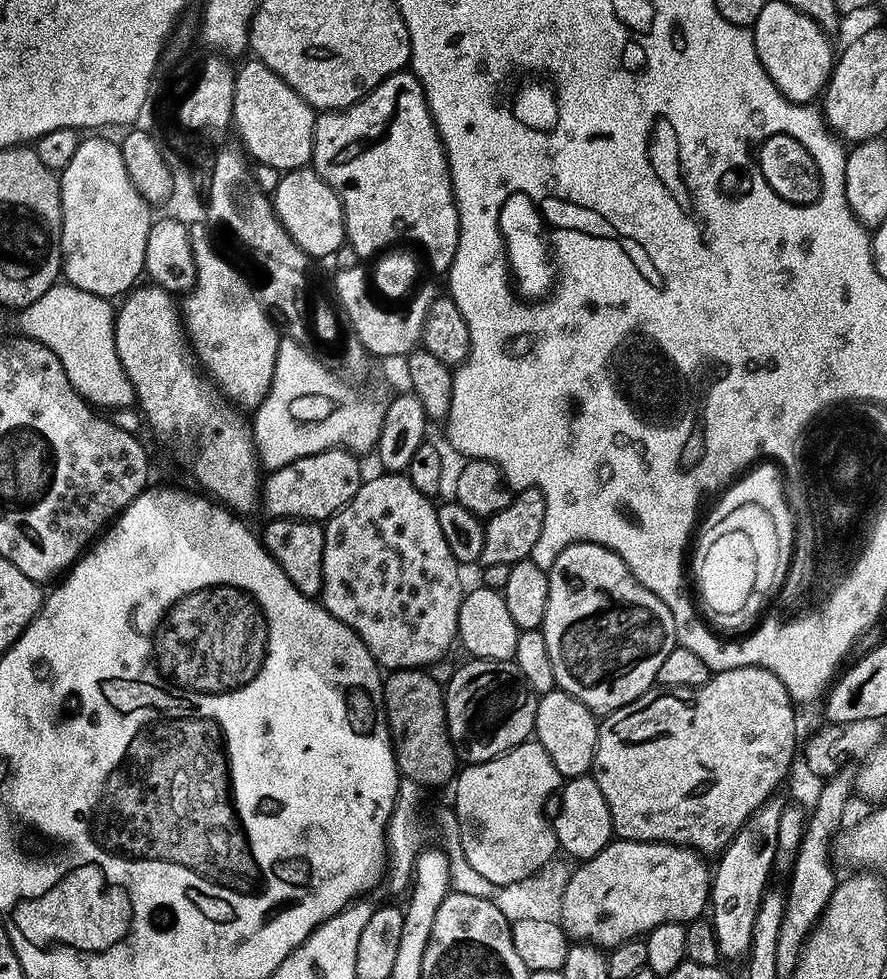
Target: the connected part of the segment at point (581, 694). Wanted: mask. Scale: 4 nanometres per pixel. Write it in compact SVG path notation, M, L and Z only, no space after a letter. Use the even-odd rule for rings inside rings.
M571 544L566 550L562 550L562 554L558 554L552 567L547 569L547 574L548 601L542 631L546 638L546 646L550 646L550 662L554 662L556 688L562 692L569 692L574 698L581 700L587 708L592 709L593 713L607 714L634 702L642 693L653 687L656 684L658 670L662 667L663 660L666 659L666 654L670 654L670 650L674 650L678 646L676 627L674 618L668 609L668 601L663 600L659 594L651 592L642 582L638 582L617 552L611 552L610 549L604 548L600 544Z

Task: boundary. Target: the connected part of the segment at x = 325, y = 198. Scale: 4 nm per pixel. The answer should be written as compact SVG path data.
M305 166L283 173L270 199L280 225L305 256L332 256L340 247L345 247L344 211L339 191L323 180L315 167Z

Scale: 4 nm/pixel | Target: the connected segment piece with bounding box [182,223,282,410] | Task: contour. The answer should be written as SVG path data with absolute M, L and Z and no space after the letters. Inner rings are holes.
M203 223L193 224L190 228L194 266L196 267L196 285L183 297L182 323L190 341L191 351L208 379L237 408L255 410L260 407L260 403L266 398L272 385L274 366L278 358L278 346L282 336L281 333L276 333L276 328L272 325L273 317L270 312L270 317L268 317L267 310L260 305L260 300L252 293L251 286L216 253L216 248L212 245L212 240L204 228L206 227Z

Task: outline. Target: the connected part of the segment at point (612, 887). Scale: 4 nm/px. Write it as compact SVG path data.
M613 839L597 856L583 861L571 873L569 884L562 894L558 923L573 941L587 942L611 950L622 942L643 937L659 924L684 924L688 920L696 920L703 912L705 915L712 891L710 868L704 863L706 860L701 853L694 852L691 848L680 848L676 844Z

